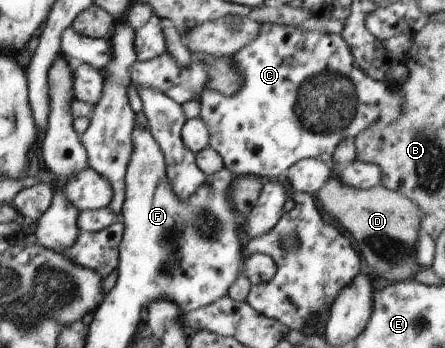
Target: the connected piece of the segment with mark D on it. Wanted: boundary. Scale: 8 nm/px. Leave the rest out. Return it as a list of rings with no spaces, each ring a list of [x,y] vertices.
[[[331,163],[331,177],[313,194],[322,209],[346,229],[356,241],[361,258],[378,282],[410,280],[418,270],[414,261],[414,241],[422,229],[423,211],[407,196],[380,184],[370,189],[352,189],[339,179],[335,164]]]

